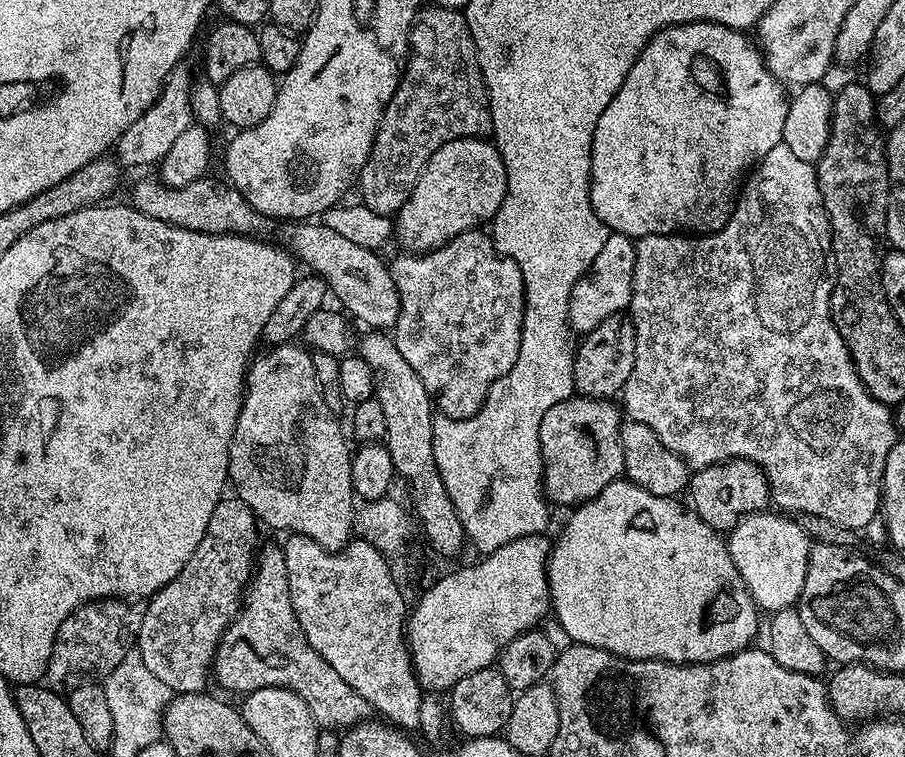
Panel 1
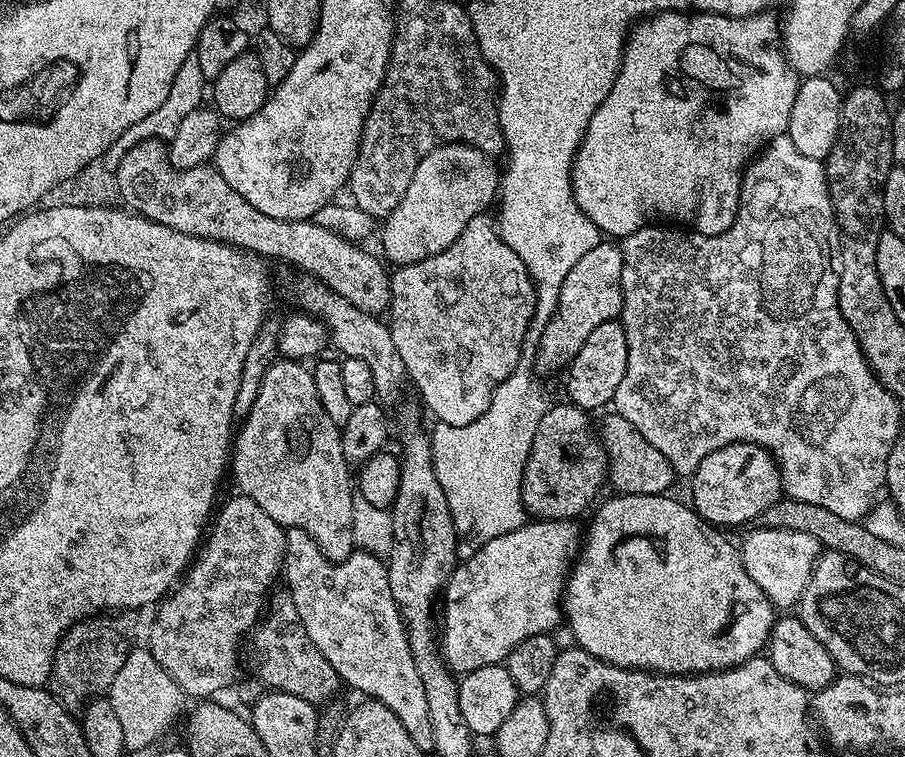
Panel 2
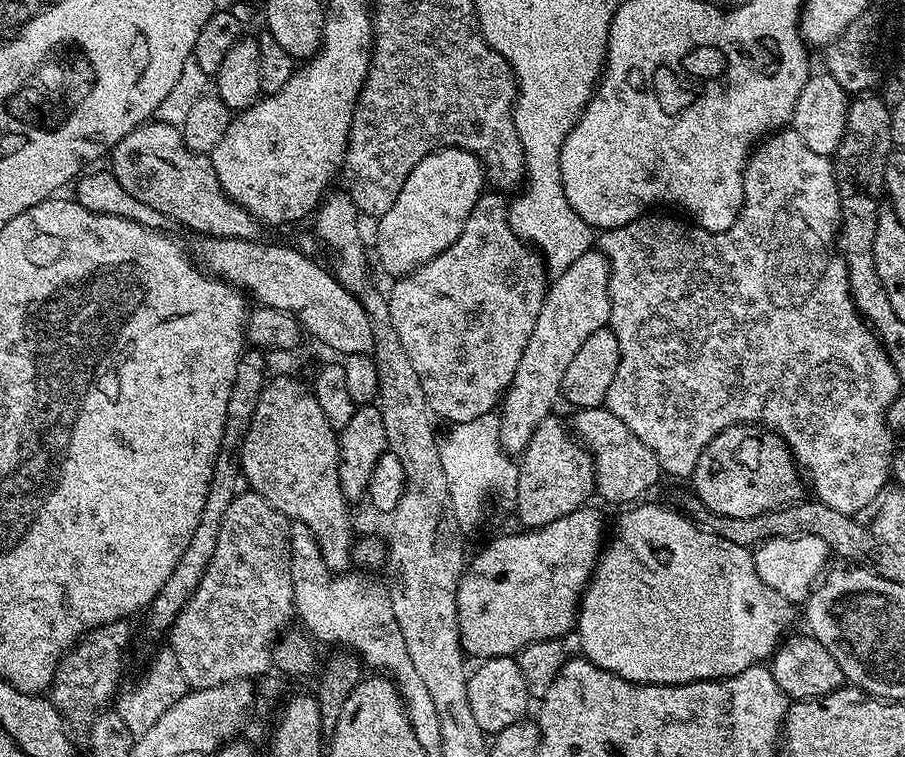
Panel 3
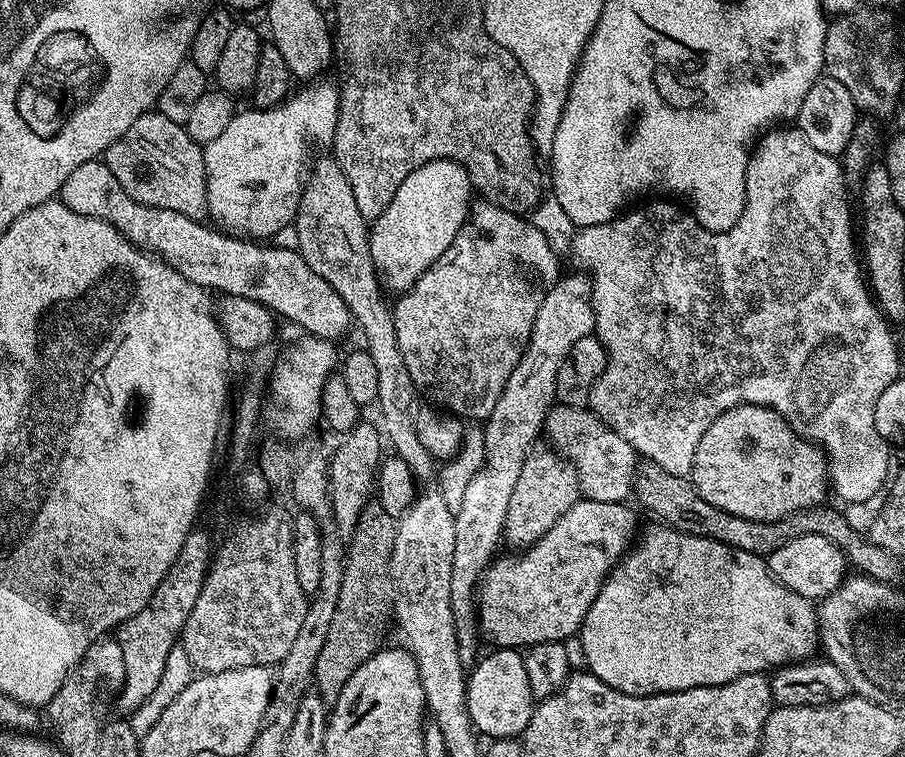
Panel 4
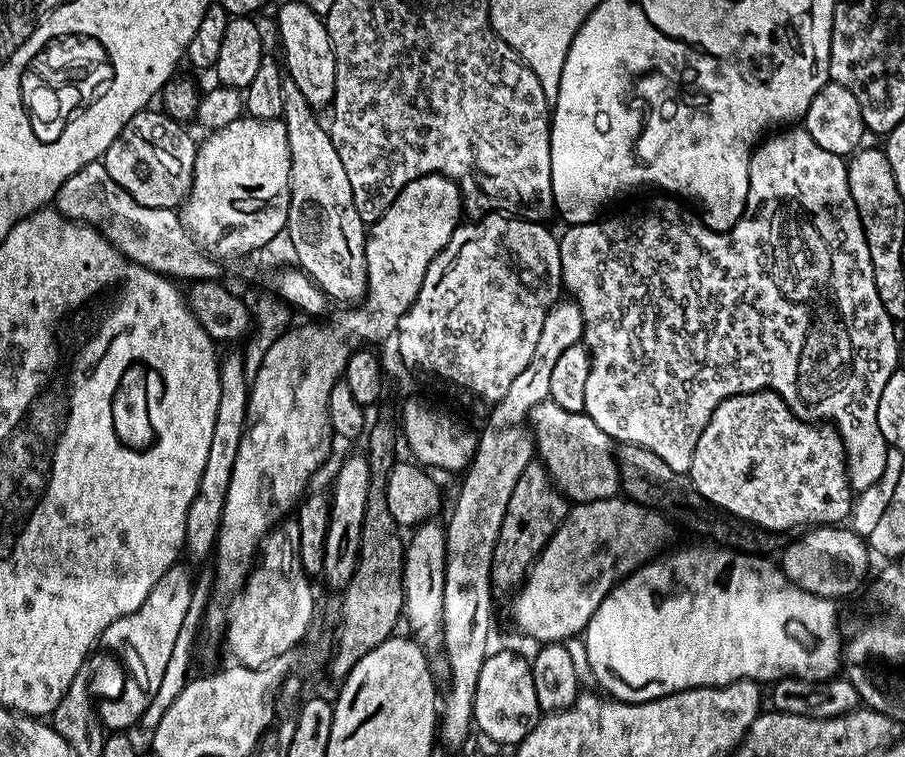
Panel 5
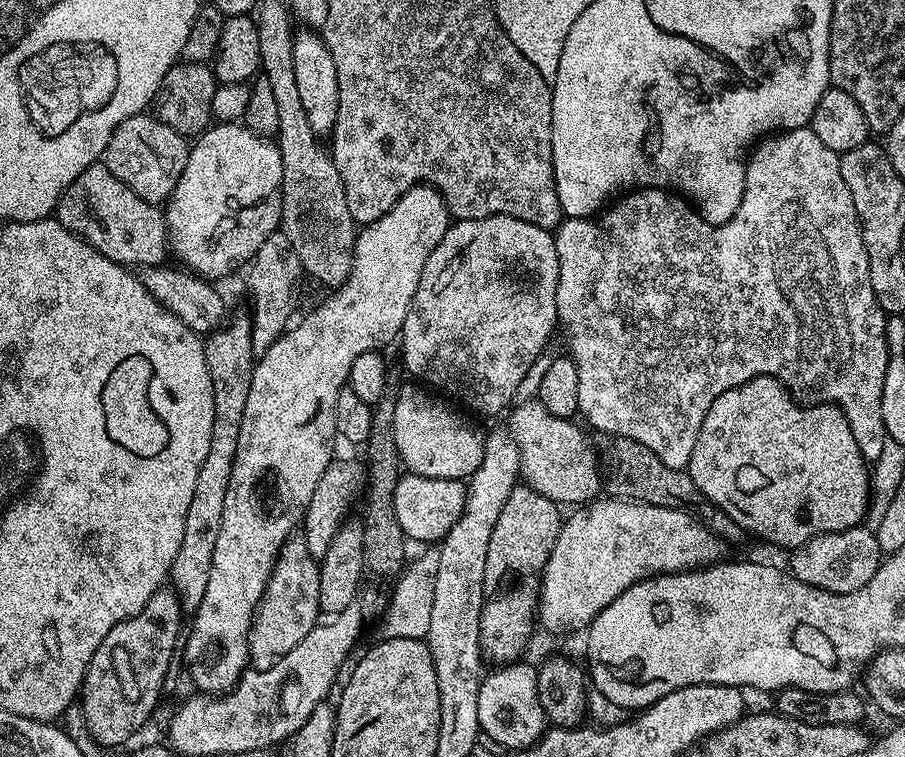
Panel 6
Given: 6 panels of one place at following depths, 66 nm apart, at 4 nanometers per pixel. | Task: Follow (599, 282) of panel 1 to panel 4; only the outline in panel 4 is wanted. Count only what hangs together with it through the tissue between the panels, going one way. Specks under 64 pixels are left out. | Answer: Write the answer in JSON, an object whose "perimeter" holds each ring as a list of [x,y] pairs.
{"perimeter":[[[561,275],[556,285],[546,294],[542,306],[538,310],[538,318],[534,318],[534,330],[530,334],[528,348],[522,354],[518,366],[514,366],[514,374],[506,382],[502,390],[502,398],[494,406],[494,410],[483,421],[484,433],[484,465],[470,478],[462,496],[462,502],[455,509],[456,525],[454,526],[454,574],[450,574],[450,602],[456,619],[456,637],[462,662],[468,666],[477,659],[476,640],[478,641],[478,621],[476,619],[476,594],[480,586],[480,577],[492,563],[501,547],[506,522],[506,510],[510,510],[510,497],[514,494],[514,485],[518,482],[518,474],[522,474],[522,462],[537,447],[544,430],[544,419],[548,411],[557,403],[556,383],[558,370],[562,370],[562,362],[574,350],[574,345],[587,336],[593,335],[596,327],[594,310],[592,309],[592,282],[587,275]]]}

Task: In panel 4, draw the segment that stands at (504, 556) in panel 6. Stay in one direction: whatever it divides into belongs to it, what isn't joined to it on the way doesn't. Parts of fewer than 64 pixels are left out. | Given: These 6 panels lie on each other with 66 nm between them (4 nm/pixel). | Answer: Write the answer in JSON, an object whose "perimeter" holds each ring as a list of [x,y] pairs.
{"perimeter":[[[540,446],[532,451],[522,462],[522,474],[518,474],[518,482],[514,485],[514,494],[510,497],[510,510],[506,510],[504,535],[502,537],[509,549],[523,550],[532,547],[534,542],[570,510],[581,499],[578,474],[569,460],[565,460],[551,447]]]}

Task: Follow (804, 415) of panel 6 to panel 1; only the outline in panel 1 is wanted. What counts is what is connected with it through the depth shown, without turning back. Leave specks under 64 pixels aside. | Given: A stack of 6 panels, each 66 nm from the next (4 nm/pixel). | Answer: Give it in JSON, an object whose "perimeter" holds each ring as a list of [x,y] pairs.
{"perimeter":[[[723,460],[720,464],[693,471],[686,492],[692,495],[692,511],[699,514],[702,522],[717,530],[731,530],[743,516],[765,511],[770,504],[764,469],[749,460]]]}

